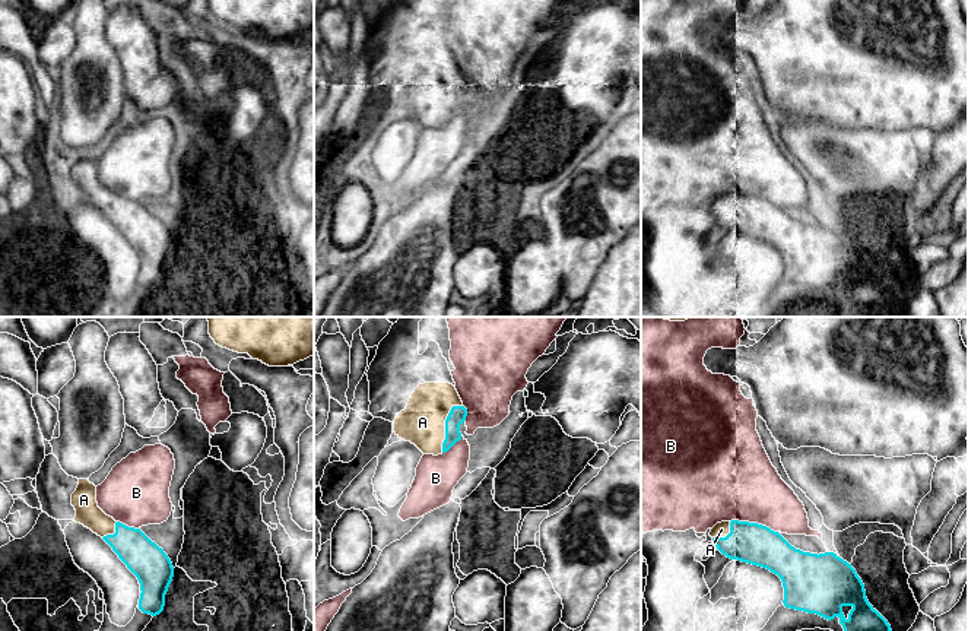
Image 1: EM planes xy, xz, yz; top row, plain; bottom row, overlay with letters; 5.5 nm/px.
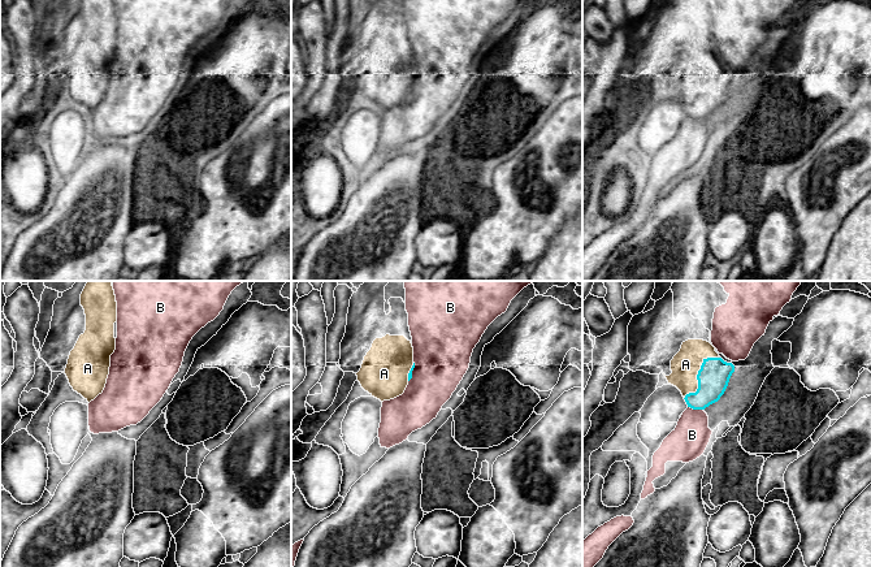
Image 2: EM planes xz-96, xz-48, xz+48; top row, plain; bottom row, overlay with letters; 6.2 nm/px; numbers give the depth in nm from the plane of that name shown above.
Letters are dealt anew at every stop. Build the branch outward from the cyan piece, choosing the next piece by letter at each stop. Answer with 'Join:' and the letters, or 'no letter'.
Join: A

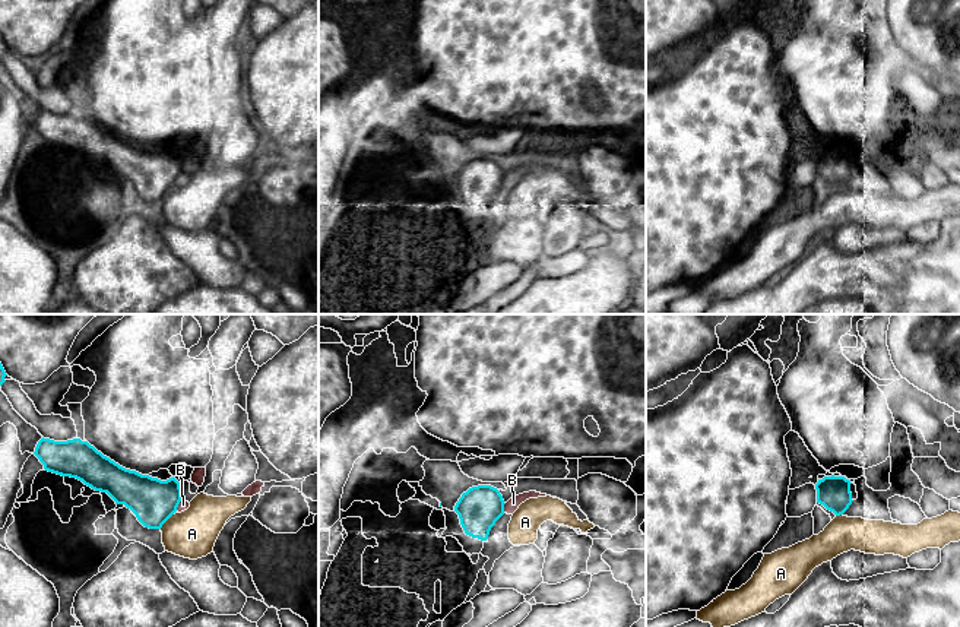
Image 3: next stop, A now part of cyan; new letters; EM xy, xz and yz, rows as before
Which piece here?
Join: no letter

